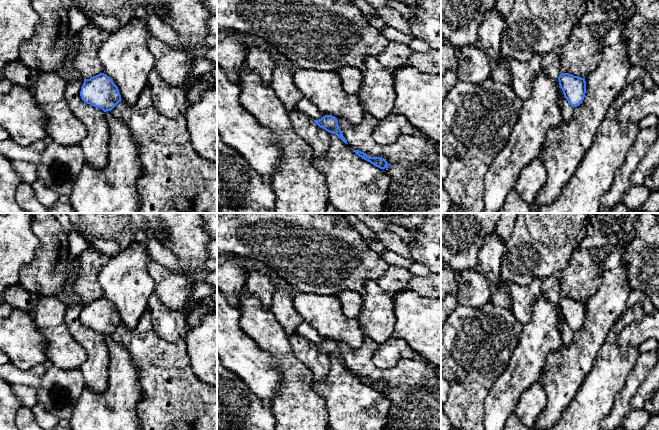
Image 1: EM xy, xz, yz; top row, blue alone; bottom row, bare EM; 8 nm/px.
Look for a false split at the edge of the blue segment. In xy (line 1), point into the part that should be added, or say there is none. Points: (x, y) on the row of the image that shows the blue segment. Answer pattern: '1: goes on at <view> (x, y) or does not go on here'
1: does not go on here

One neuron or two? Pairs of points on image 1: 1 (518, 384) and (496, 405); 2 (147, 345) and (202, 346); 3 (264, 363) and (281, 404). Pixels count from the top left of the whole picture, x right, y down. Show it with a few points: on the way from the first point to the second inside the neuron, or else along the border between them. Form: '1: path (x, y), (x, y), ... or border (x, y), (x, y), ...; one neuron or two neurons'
1: path (513, 388), (501, 400); one neuron
2: border (183, 338), (192, 369); two neurons
3: border (277, 369), (281, 375), (280, 386), (270, 406); two neurons

